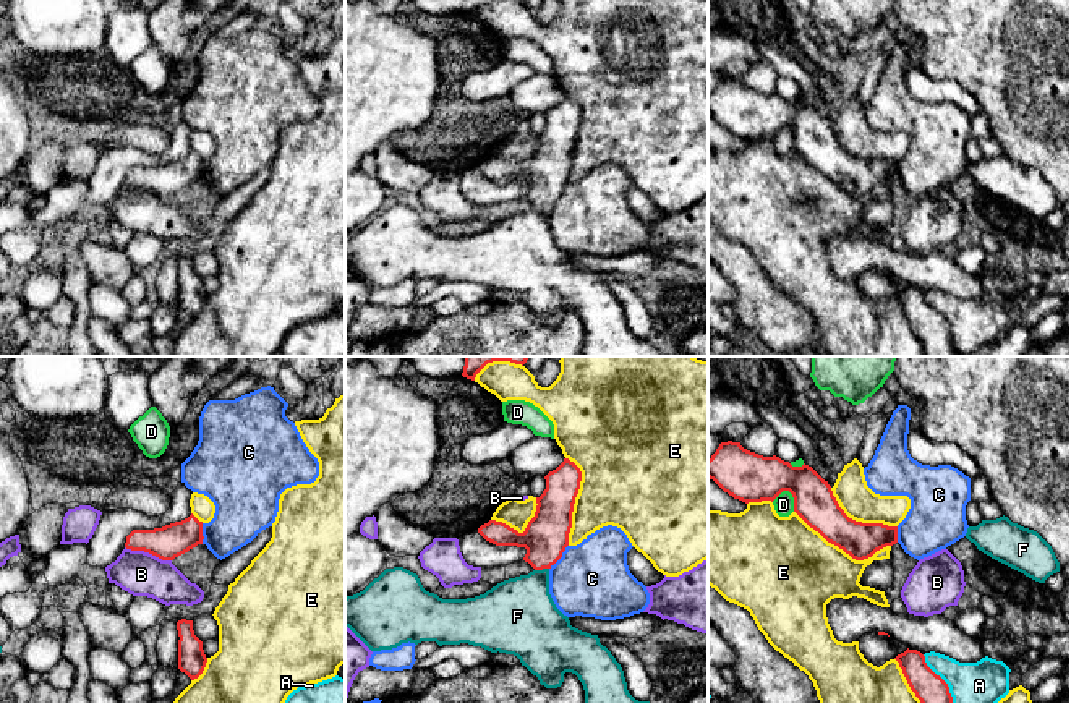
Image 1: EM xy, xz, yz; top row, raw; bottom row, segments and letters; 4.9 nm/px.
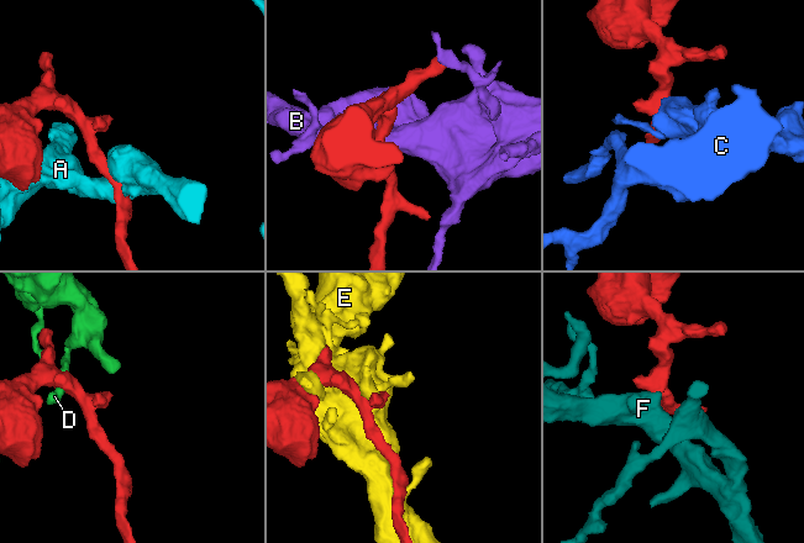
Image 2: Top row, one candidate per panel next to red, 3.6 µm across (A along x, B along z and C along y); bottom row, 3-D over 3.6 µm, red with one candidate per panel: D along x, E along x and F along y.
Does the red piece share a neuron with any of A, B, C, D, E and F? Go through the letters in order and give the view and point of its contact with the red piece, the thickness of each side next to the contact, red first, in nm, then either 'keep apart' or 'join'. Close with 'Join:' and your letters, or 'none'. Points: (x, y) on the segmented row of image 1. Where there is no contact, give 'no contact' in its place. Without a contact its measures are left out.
A: contact yz (942, 679); calibres 150 and 220 nm; keep apart
B: contact xy (148, 551); calibres 160 and 220 nm; keep apart
C: contact xz (561, 556); calibres 220 and 380 nm; keep apart
D: contact yz (789, 491); calibres 240 and 100 nm; keep apart
E: contact yz (843, 549); calibres 190 and 420 nm; keep apart
F: contact xz (541, 569); calibres 220 and 360 nm; join
Join: F

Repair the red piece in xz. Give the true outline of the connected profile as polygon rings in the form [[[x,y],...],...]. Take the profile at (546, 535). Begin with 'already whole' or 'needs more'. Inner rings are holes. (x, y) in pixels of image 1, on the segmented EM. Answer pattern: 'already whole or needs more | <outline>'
needs more | [[[564,458],[544,479],[546,489],[536,497],[535,517],[523,533],[496,520],[478,528],[478,533],[496,546],[525,547],[523,560],[535,569],[533,572],[504,580],[475,598],[442,599],[426,591],[416,573],[403,567],[386,569],[363,591],[345,598],[345,627],[371,651],[392,650],[408,641],[436,641],[439,646],[468,643],[491,653],[517,656],[546,688],[561,687],[565,672],[575,674],[583,685],[585,703],[650,703],[638,701],[629,693],[621,664],[600,643],[598,635],[572,627],[549,594],[549,569],[569,546],[582,471]]]

